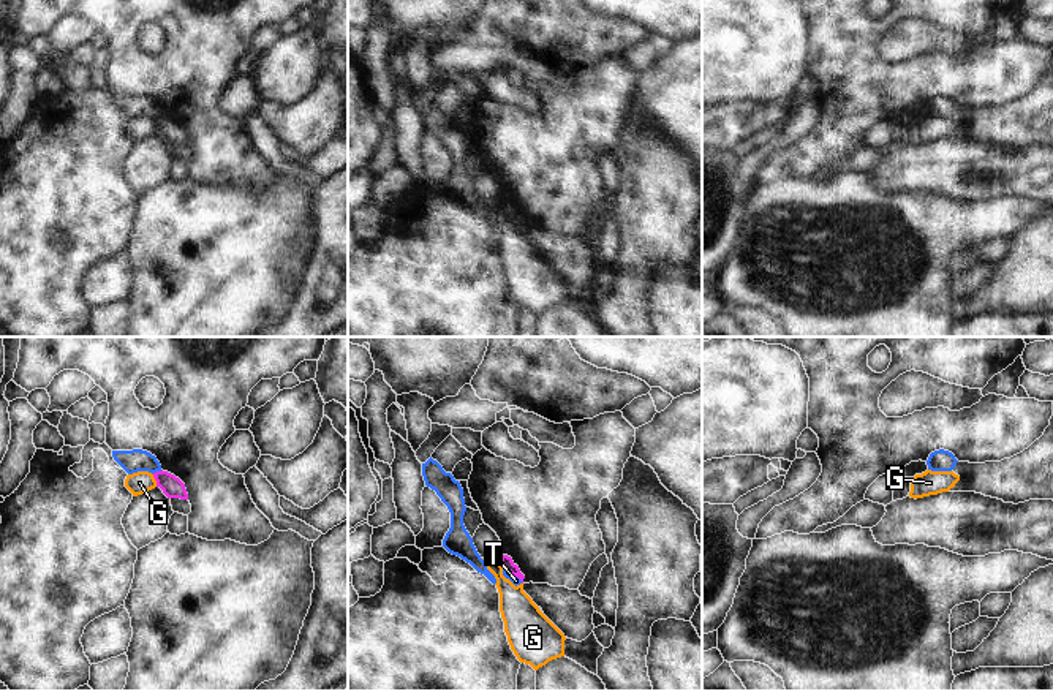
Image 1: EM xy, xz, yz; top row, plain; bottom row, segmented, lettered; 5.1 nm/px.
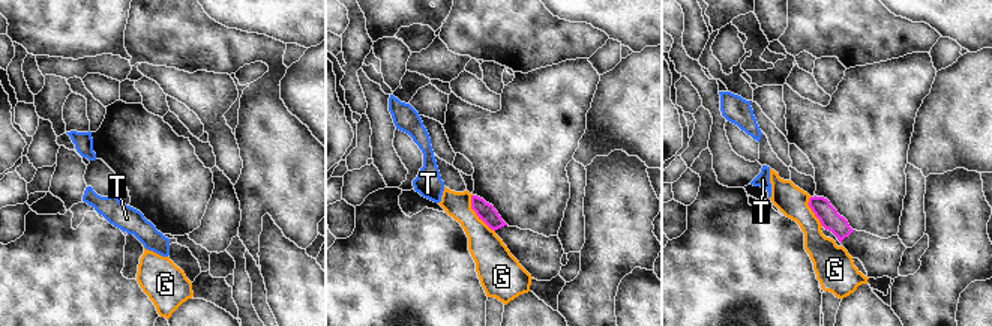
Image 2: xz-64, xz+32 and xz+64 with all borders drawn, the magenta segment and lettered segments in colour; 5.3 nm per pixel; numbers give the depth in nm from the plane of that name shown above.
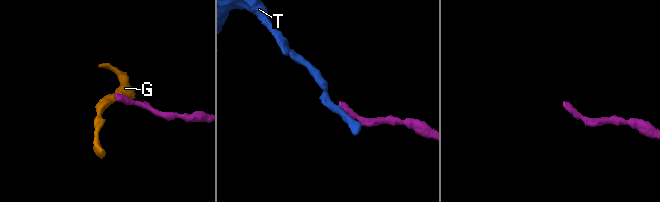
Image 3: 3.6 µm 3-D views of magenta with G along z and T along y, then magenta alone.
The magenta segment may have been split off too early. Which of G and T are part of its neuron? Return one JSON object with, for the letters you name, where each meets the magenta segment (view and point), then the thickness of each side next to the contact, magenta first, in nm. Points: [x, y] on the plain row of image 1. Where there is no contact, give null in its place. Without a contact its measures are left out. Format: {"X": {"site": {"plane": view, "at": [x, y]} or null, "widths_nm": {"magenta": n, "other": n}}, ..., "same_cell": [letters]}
{"same_cell": []}

